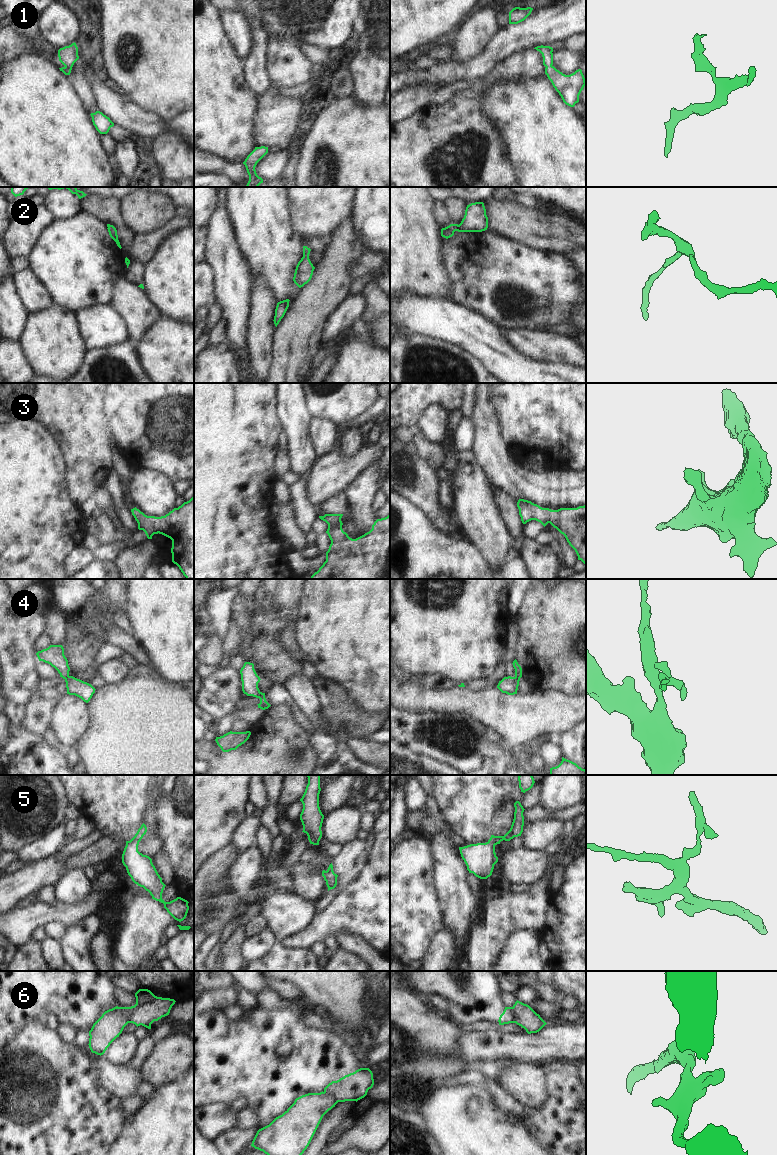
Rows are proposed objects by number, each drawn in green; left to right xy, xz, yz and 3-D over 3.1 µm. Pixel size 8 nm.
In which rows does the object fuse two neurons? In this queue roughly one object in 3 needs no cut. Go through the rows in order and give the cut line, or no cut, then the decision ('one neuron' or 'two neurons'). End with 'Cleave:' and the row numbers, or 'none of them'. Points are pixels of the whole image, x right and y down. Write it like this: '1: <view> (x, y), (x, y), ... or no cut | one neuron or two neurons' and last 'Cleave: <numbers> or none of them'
1: no cut | one neuron
2: no cut | one neuron
3: no cut | one neuron
4: yz (515, 676), (519, 679) | two neurons
5: no cut | one neuron
6: xy (155, 996), (148, 1002), (134, 1006), (130, 1010), (128, 1022) | two neurons
Cleave: 4, 6

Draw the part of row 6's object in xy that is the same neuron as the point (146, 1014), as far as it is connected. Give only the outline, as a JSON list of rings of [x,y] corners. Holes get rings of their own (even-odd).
[[[157,997],[146,1004],[133,1007],[129,1014],[129,1023],[137,1027],[142,1025],[151,1029],[151,1024],[162,1017],[169,1015],[172,1006],[175,1004],[174,999]]]

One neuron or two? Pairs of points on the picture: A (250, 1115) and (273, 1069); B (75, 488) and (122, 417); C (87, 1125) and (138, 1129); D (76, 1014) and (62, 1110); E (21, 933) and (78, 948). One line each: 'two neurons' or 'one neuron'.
A: two neurons
B: two neurons
C: two neurons
D: two neurons
E: two neurons

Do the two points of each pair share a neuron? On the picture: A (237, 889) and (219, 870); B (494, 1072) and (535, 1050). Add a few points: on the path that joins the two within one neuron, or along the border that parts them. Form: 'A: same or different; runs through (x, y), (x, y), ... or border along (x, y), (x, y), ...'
A: different; border along (237, 857), (225, 884), (228, 895), (240, 898)
B: different; border along (491, 1059), (510, 1058), (515, 1062)

